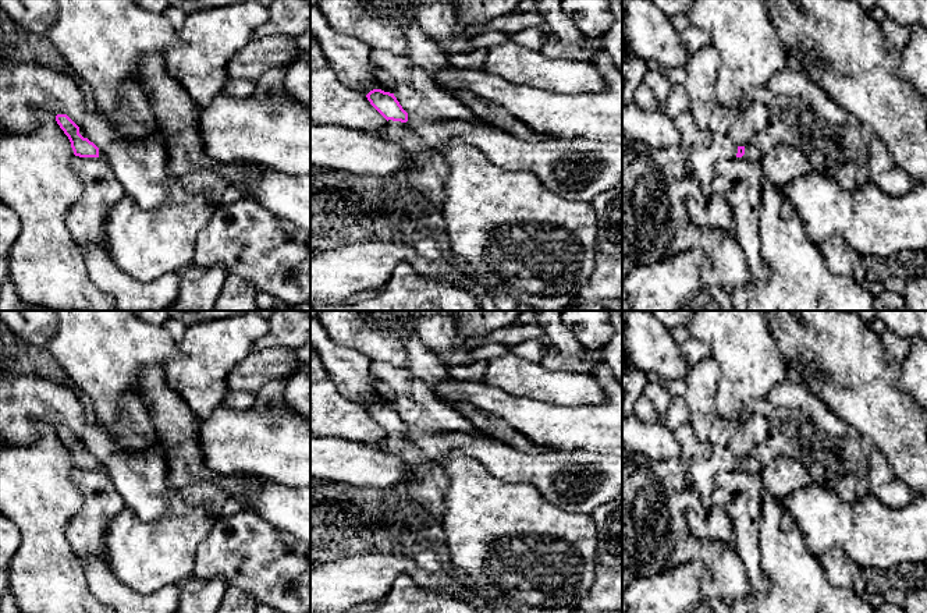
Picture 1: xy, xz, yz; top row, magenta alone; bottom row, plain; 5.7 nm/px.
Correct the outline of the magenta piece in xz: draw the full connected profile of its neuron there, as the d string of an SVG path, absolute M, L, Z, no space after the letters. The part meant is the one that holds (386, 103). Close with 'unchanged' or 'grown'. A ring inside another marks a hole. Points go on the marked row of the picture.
M373 89L366 98L387 120L386 127L377 135L404 145L415 162L405 171L409 185L441 213L445 180L450 173L447 160L437 149L431 149L415 131L405 125L408 113L394 93Z | grown

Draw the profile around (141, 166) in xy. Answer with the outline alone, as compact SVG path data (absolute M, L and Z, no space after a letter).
M149 135L135 141L118 141L99 148L99 153L141 209L148 210L167 199L171 178L168 155L160 138Z

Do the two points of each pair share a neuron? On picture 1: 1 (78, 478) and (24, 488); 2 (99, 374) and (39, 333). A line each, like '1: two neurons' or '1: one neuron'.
1: two neurons
2: two neurons

